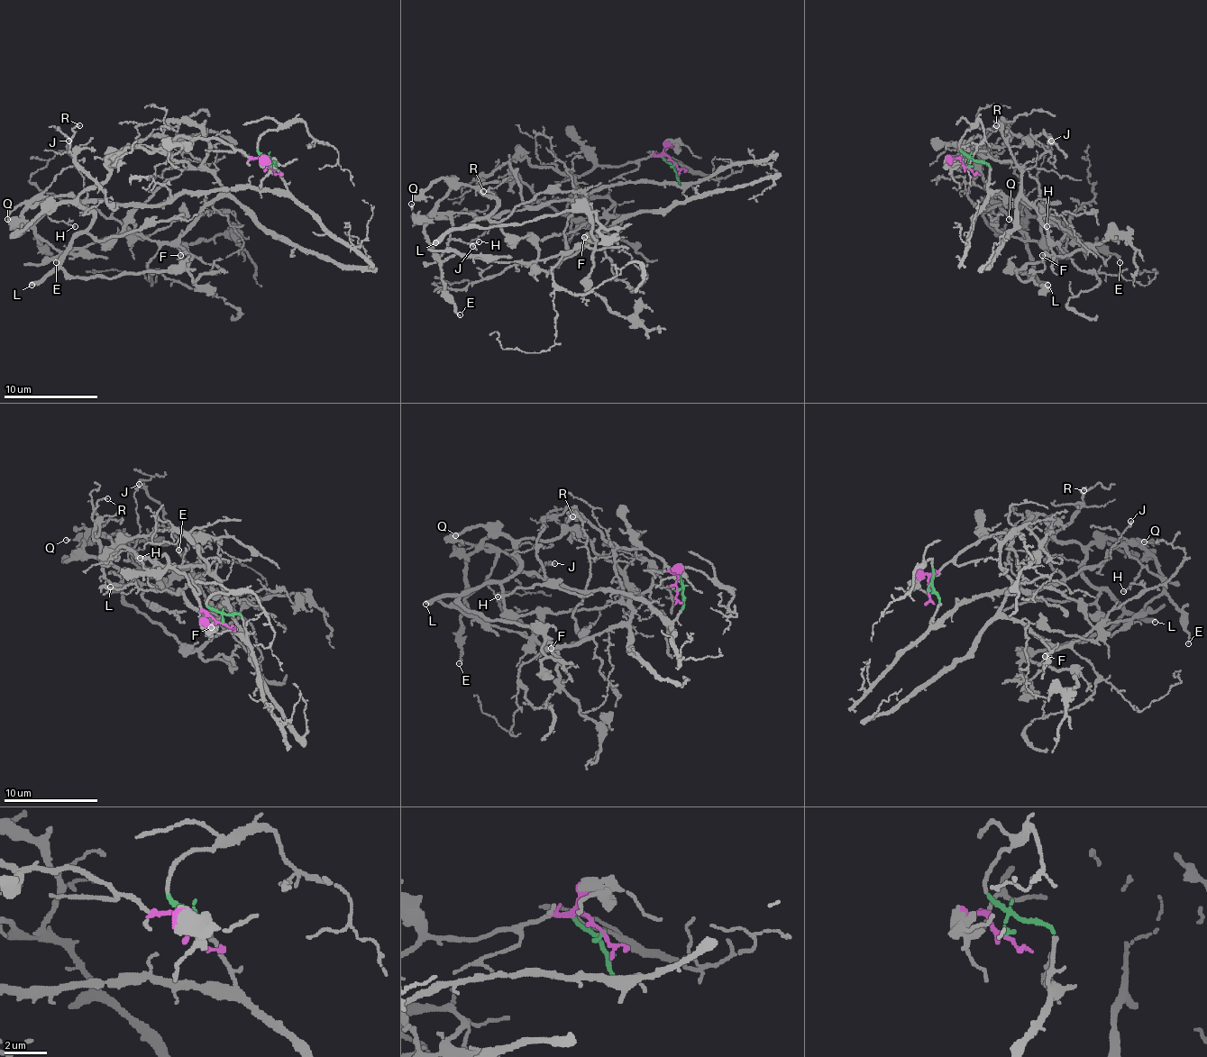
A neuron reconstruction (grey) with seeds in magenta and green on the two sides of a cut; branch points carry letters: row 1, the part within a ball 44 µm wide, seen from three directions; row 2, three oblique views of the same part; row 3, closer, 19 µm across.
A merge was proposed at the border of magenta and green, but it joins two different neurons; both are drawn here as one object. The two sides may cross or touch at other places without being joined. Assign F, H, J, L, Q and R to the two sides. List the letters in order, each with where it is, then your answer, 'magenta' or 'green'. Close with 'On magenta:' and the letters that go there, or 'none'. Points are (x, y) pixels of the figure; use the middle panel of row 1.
F: at (584, 237); magenta
H: at (479, 241); green
J: at (472, 246); green
L: at (435, 242); magenta
Q: at (411, 204); magenta
R: at (483, 191); green
On magenta: F, L, Q

